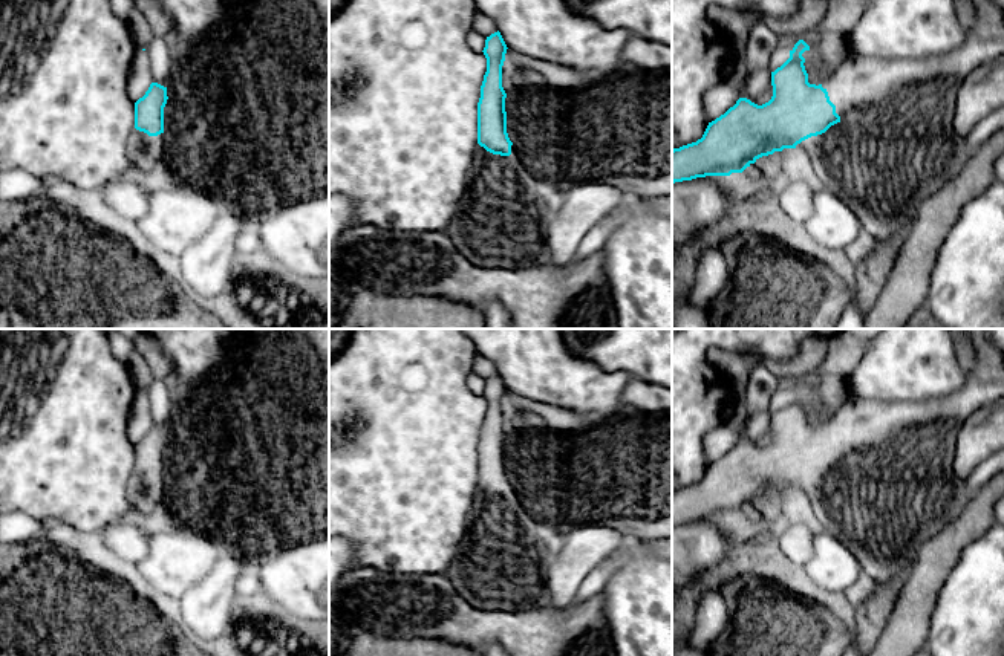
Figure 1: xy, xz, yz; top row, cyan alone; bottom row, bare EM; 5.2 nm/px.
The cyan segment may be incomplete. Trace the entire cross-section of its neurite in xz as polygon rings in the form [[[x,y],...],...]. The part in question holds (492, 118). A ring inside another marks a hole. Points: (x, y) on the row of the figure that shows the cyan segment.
[[[500,32],[485,40],[487,72],[478,102],[478,147],[468,171],[468,190],[461,208],[444,229],[459,254],[479,268],[525,269],[551,265],[546,242],[553,200],[539,190],[507,133],[507,93],[502,87],[502,66],[507,44]]]

